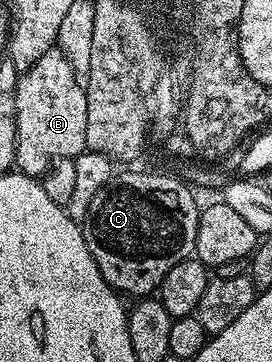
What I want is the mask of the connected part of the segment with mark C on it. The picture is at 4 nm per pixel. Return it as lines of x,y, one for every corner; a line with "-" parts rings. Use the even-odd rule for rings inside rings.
116,173
101,188
101,192
93,196
93,204
89,204
87,221
82,223
85,244
101,276
120,295
147,296
158,291
161,280
165,280
165,272
169,272
173,264
181,264
181,260
192,257
195,253
201,206
200,203
195,203
196,191
183,179
171,174

